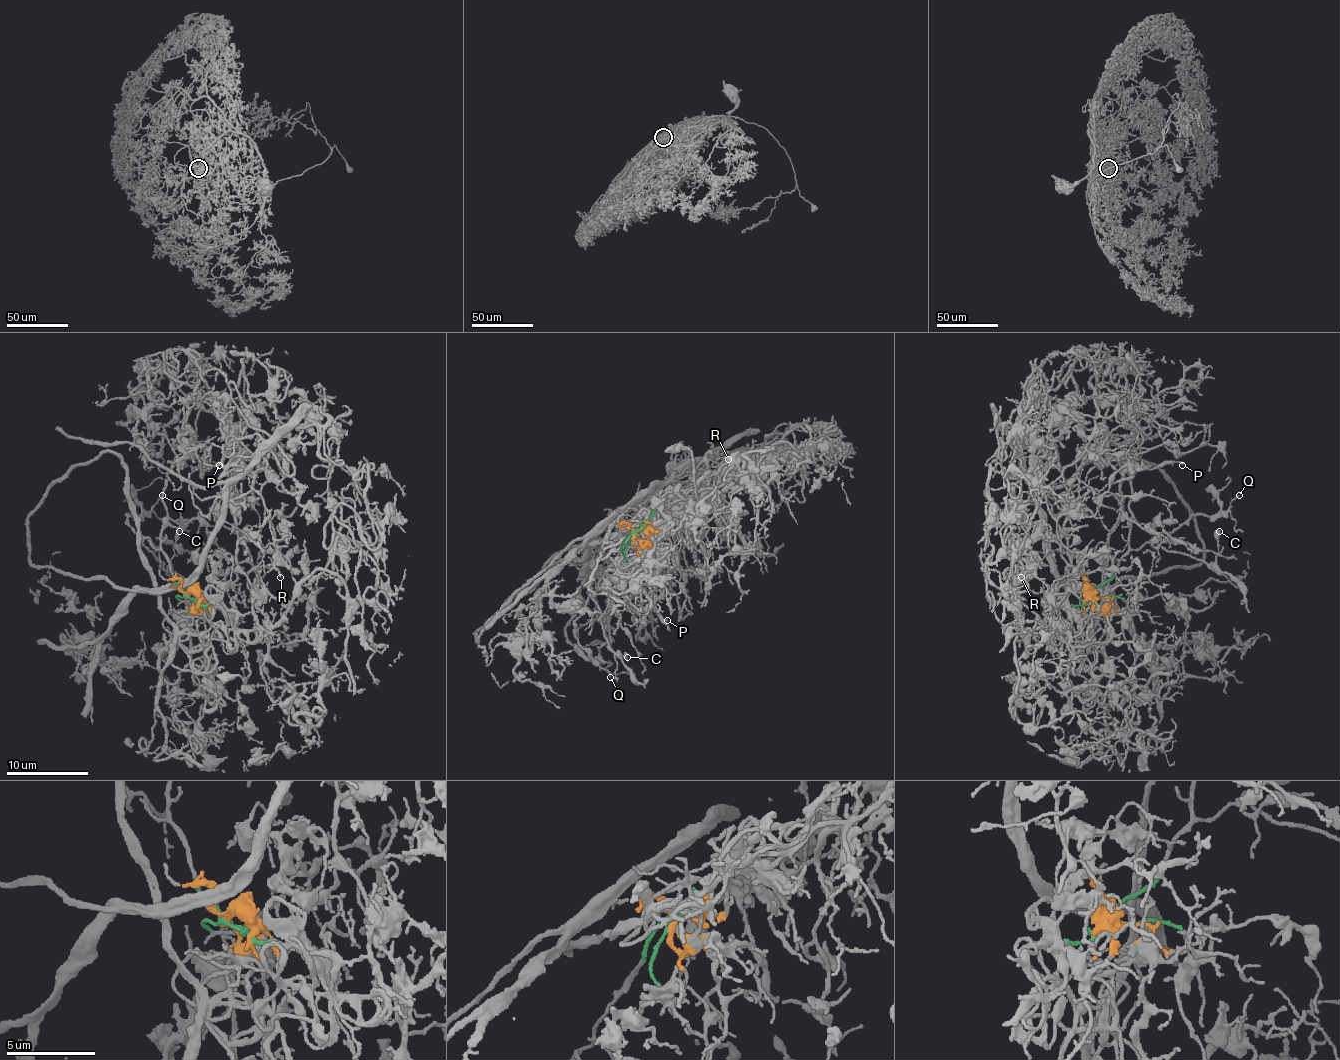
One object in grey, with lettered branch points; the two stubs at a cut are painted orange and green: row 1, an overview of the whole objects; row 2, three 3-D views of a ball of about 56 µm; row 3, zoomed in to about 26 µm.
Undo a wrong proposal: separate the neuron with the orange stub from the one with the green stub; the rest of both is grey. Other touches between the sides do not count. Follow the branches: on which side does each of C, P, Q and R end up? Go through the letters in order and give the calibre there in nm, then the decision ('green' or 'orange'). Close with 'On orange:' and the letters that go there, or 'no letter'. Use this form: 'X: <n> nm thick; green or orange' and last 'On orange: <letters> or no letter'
C: 360 nm thick; green
P: 130 nm thick; green
Q: 120 nm thick; green
R: 130 nm thick; orange
On orange: R

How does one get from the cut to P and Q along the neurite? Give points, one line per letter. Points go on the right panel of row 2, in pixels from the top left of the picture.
P: (1095, 596), (1128, 549), (1128, 465), (1183, 465)
Q: (1095, 596), (1095, 590), (1130, 551), (1158, 535), (1179, 529), (1193, 516), (1220, 516), (1238, 496)

